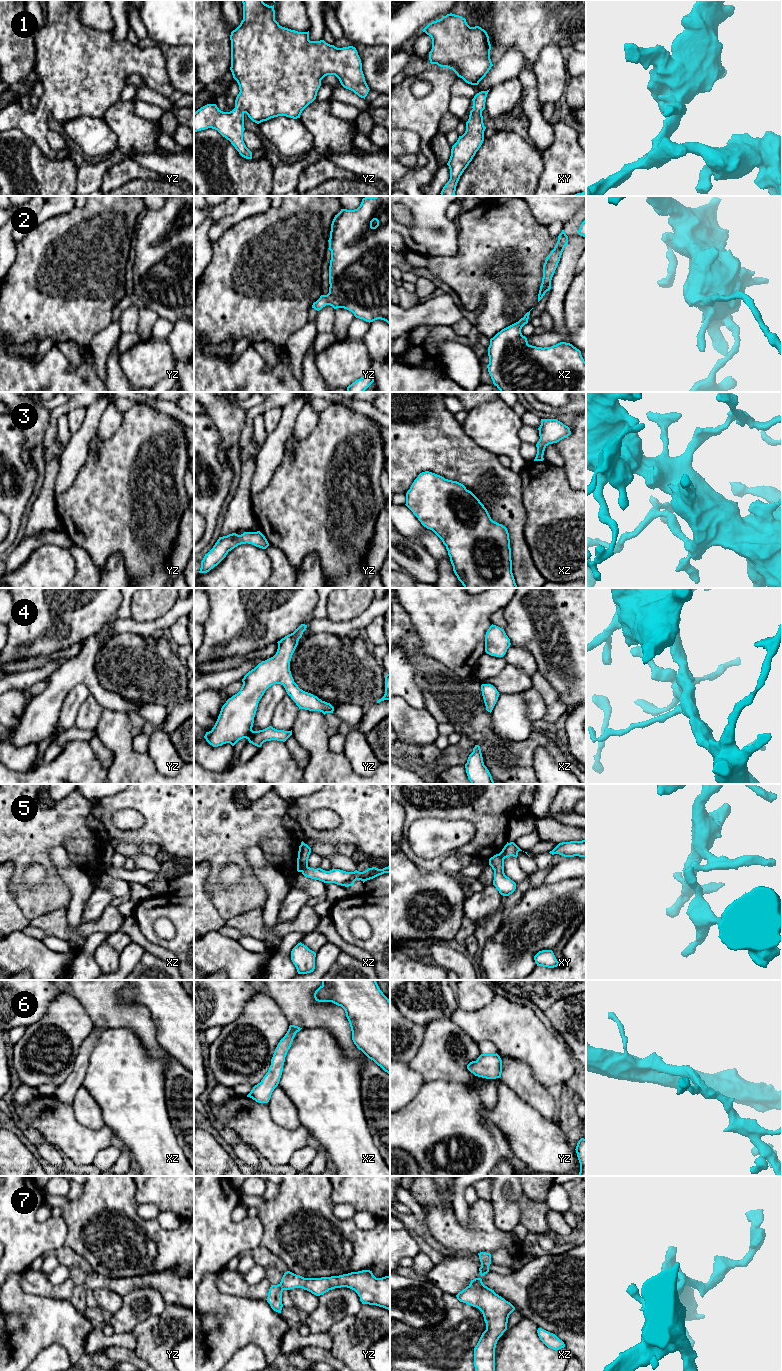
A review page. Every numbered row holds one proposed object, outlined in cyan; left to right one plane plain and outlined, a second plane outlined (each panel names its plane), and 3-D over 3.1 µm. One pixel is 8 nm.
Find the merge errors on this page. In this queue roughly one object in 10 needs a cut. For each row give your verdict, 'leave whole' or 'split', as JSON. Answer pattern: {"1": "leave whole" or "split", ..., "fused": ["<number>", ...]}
{"1": "leave whole", "2": "leave whole", "3": "leave whole", "4": "leave whole", "5": "split", "6": "leave whole", "7": "leave whole", "fused": ["5"]}

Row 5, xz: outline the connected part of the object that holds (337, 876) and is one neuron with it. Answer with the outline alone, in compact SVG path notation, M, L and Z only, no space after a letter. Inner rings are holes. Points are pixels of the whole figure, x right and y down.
M390 866L383 869L372 867L363 872L359 872L357 870L354 872L346 872L334 868L330 871L325 871L321 868L314 869L310 867L307 867L302 871L302 874L308 878L316 879L324 883L335 883L345 887L353 886L356 880L361 880L364 883L365 881L373 879L384 873L390 873Z

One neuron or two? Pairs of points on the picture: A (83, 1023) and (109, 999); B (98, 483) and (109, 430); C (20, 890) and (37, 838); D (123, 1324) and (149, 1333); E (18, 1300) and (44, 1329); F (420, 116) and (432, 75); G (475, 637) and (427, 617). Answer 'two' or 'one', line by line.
A: two
B: two
C: one
D: two
E: one
F: one
G: one

